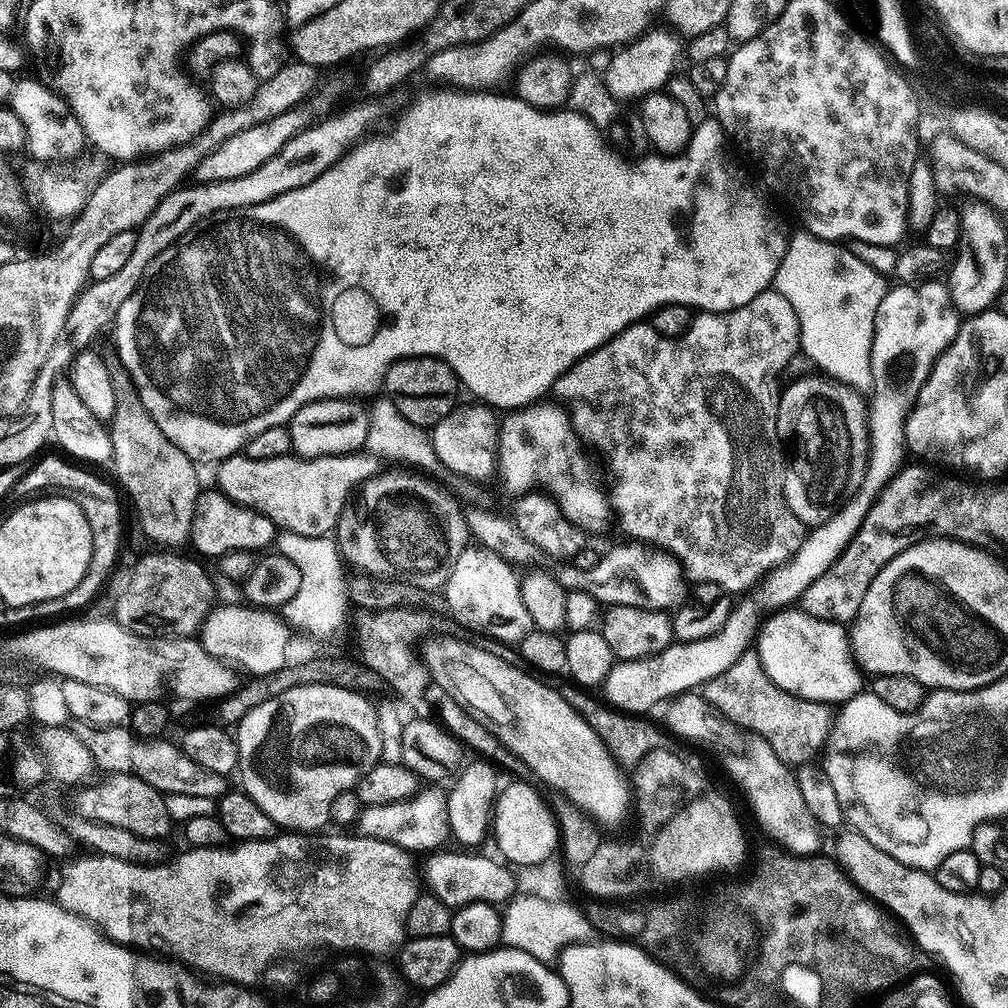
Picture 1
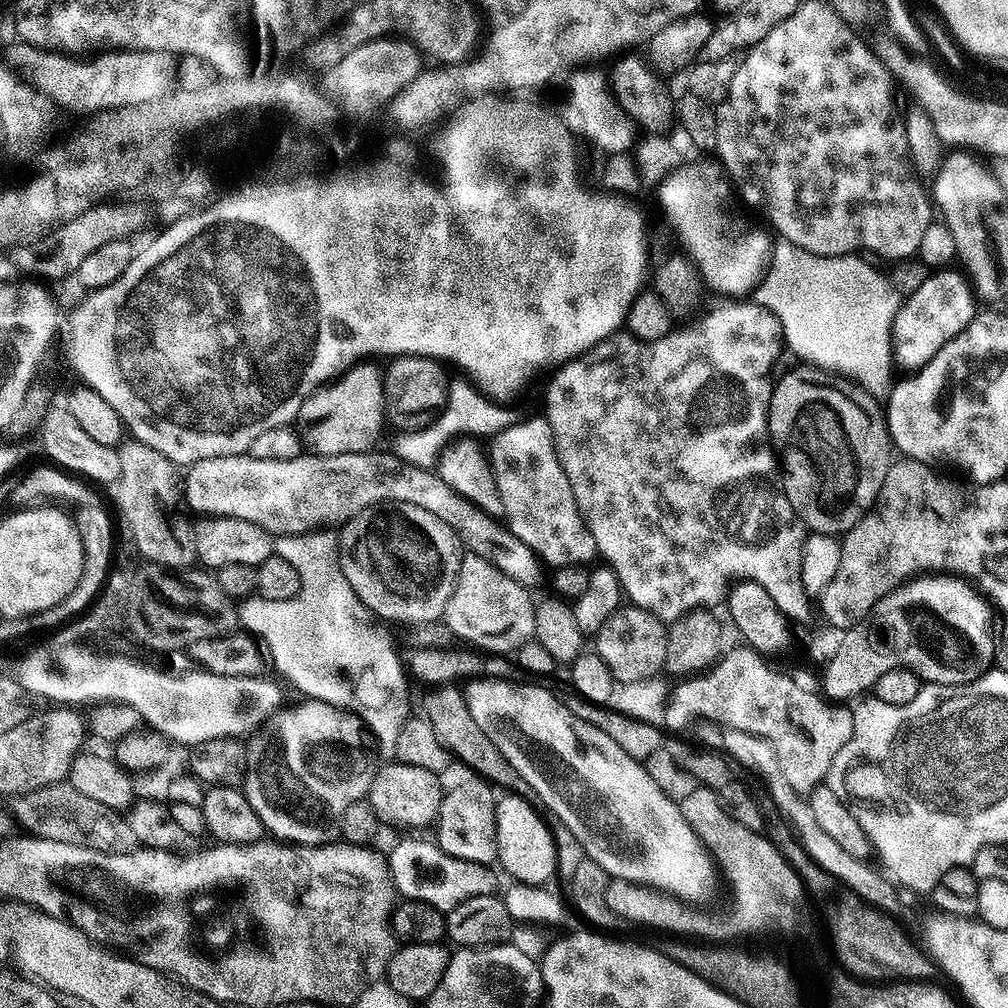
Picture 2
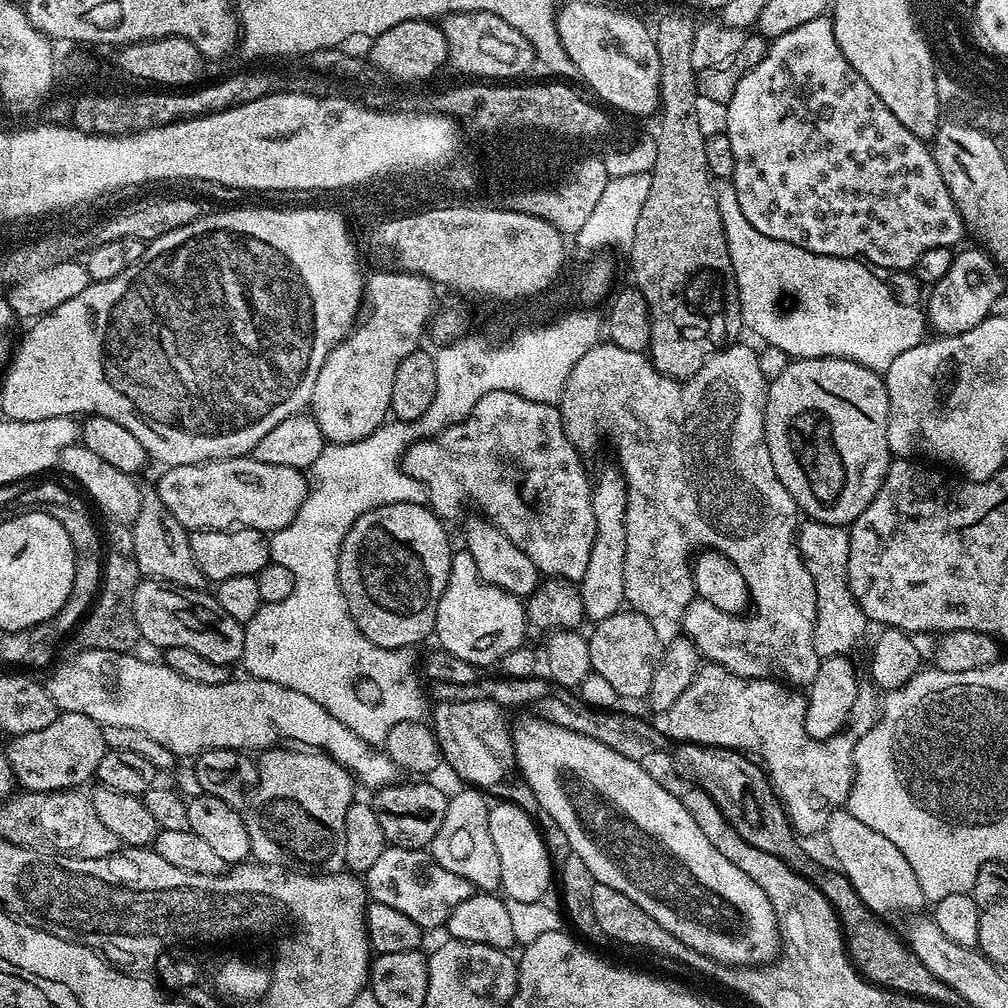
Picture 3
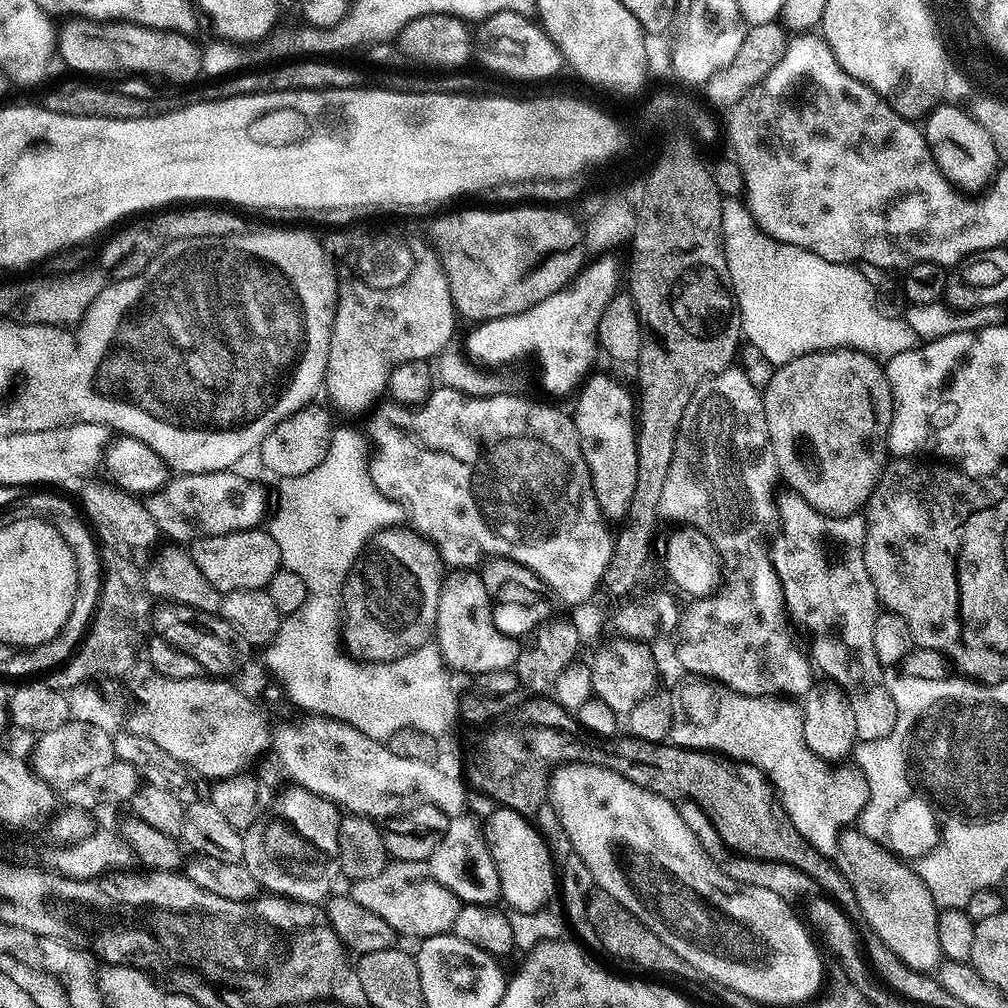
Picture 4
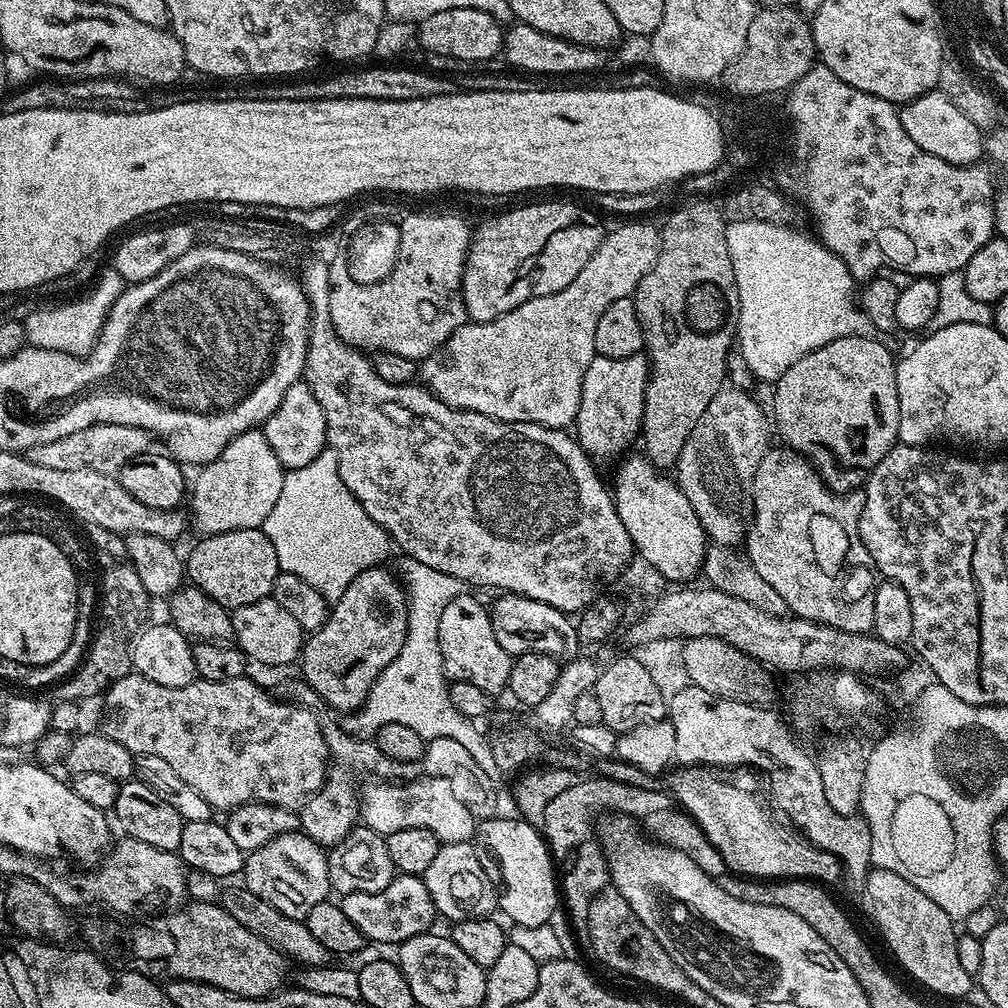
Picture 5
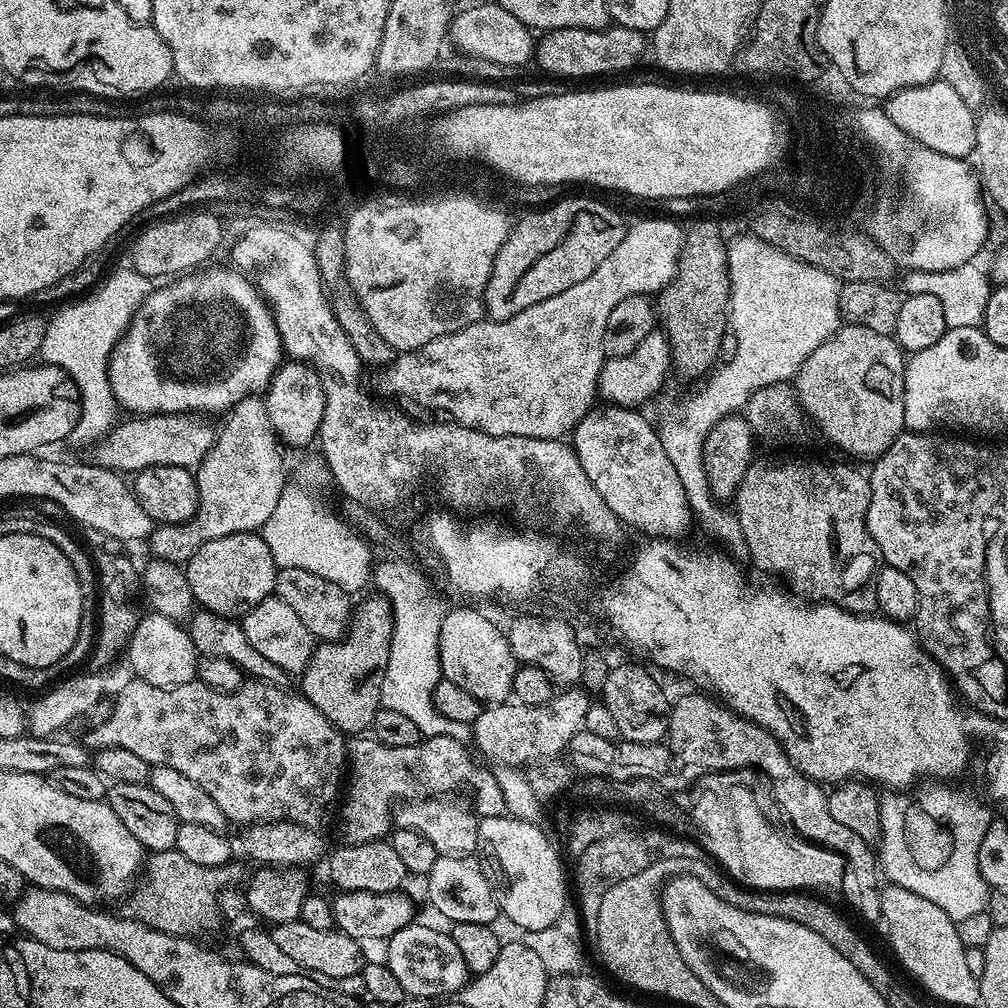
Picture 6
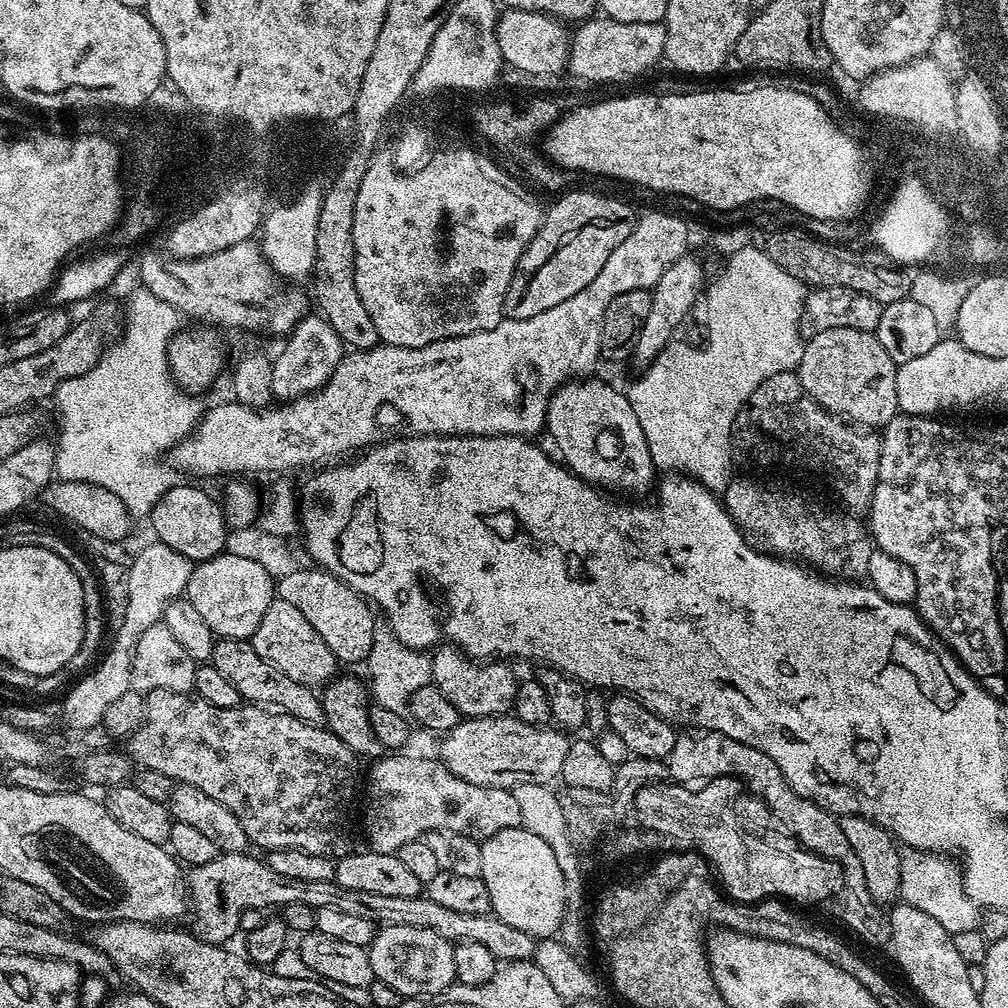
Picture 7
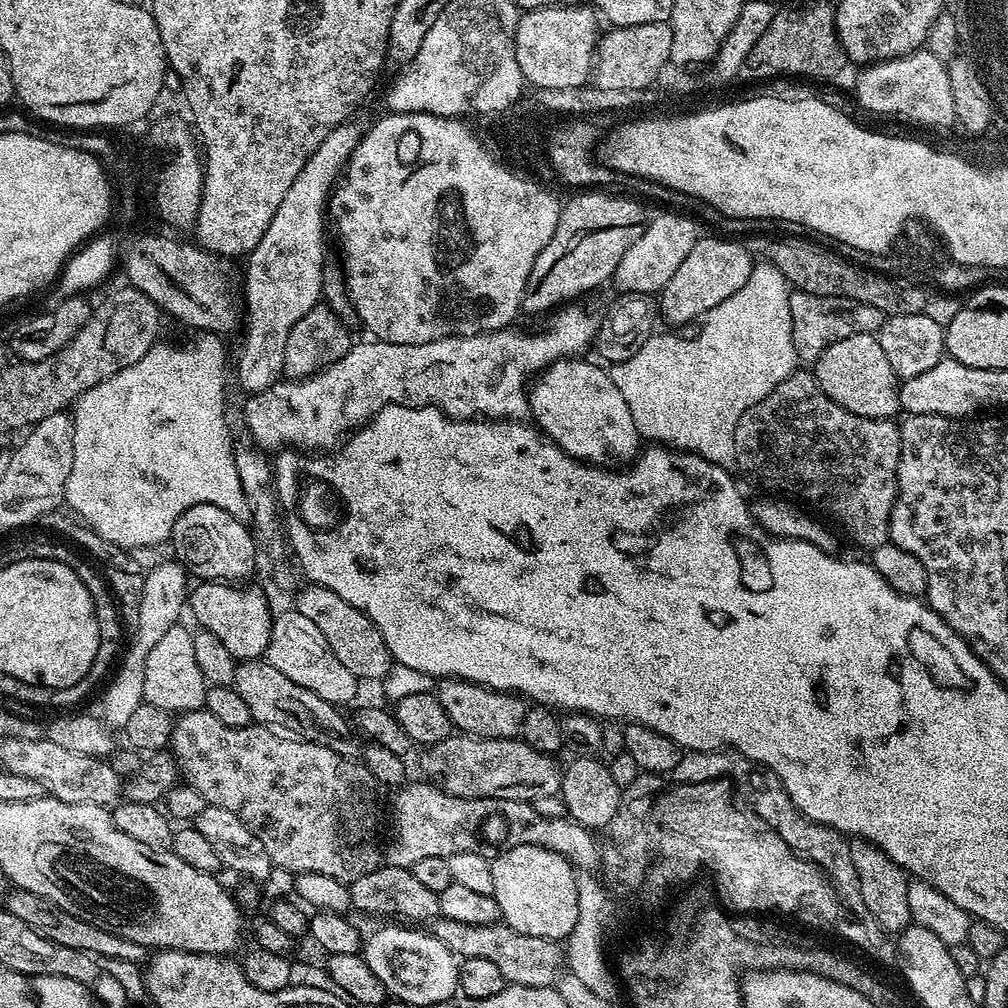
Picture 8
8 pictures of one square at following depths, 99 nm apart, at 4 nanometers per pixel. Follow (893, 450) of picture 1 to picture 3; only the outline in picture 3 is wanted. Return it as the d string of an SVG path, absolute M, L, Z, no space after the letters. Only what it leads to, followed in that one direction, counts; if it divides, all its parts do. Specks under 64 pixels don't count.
M971 246L965 252L957 251L952 257L950 270L938 283L931 285L932 297L926 300L926 324L940 336L962 334L978 322L982 322L993 311L996 299L1004 292L1002 269L987 252Z

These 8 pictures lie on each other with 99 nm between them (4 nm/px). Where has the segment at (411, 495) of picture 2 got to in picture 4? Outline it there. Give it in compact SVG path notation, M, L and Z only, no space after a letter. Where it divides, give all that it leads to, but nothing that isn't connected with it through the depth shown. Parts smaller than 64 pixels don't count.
M229 470L227 472L203 472L202 474L176 474L163 484L157 492L151 493L146 507L156 523L159 531L170 536L174 542L191 542L199 540L201 536L221 536L231 532L241 532L247 528L255 528L261 522L264 511L268 508L268 496L260 484L248 488L239 471Z

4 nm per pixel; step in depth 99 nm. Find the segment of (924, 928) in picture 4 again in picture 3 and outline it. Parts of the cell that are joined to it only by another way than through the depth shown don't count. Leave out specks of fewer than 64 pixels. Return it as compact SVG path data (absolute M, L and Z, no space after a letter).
M847 807L838 808L834 814L830 814L823 835L828 836L828 848L832 851L833 858L837 860L835 863L839 871L848 877L858 898L866 902L870 911L877 914L885 914L884 912L916 914L923 909L920 907L925 907L922 886L918 886L918 878L914 878L910 862L906 862L906 854L902 854L902 850L898 850L898 846L894 846L890 838L878 834L878 830L870 830L866 822L858 822L858 818L854 818L854 814L849 812Z

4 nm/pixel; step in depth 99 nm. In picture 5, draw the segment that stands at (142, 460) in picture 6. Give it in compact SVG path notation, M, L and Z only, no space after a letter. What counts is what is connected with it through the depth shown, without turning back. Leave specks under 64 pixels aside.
M95 424L78 434L66 434L58 442L46 442L32 449L30 458L38 466L50 466L50 470L86 470L93 468L109 474L119 473L132 460L149 455L148 448L154 443L152 433L138 426L118 426L117 424Z

